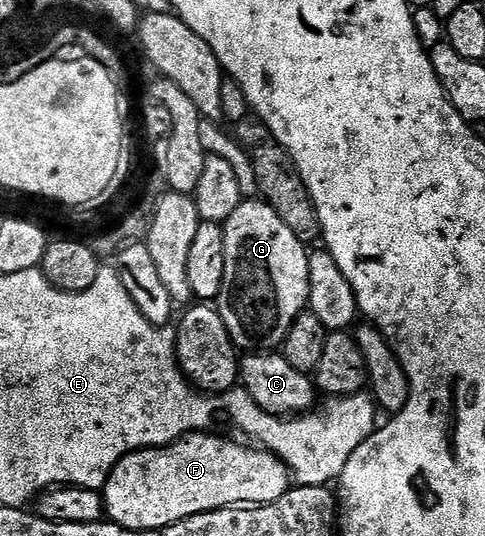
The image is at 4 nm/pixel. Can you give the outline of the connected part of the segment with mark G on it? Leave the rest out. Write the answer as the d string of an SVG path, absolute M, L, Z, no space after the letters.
M243 201L239 205L239 209L235 209L235 213L231 213L231 217L223 226L225 229L225 276L223 277L223 289L215 300L216 309L223 317L223 325L227 325L227 333L238 352L276 352L284 344L295 317L299 317L309 305L309 251L306 244L301 243L299 237L295 237L295 233L291 233L291 229L287 229L287 225L283 225L283 221L279 221L279 213L275 213L275 209L271 209L269 204L264 201Z

